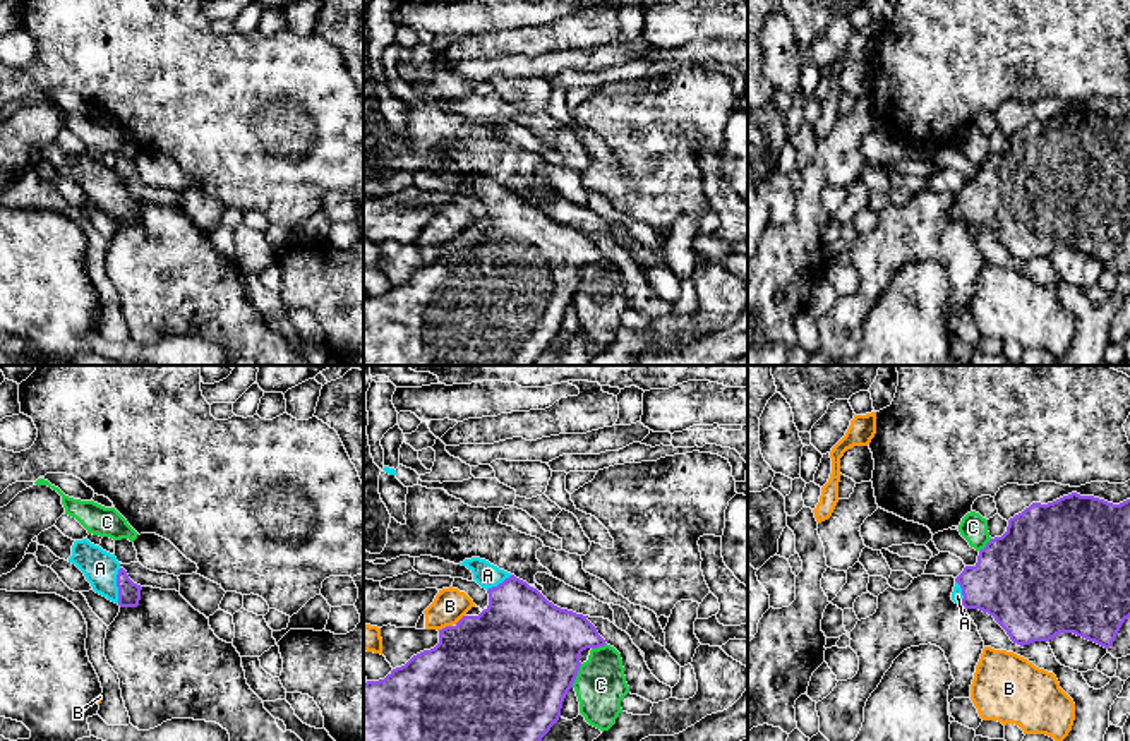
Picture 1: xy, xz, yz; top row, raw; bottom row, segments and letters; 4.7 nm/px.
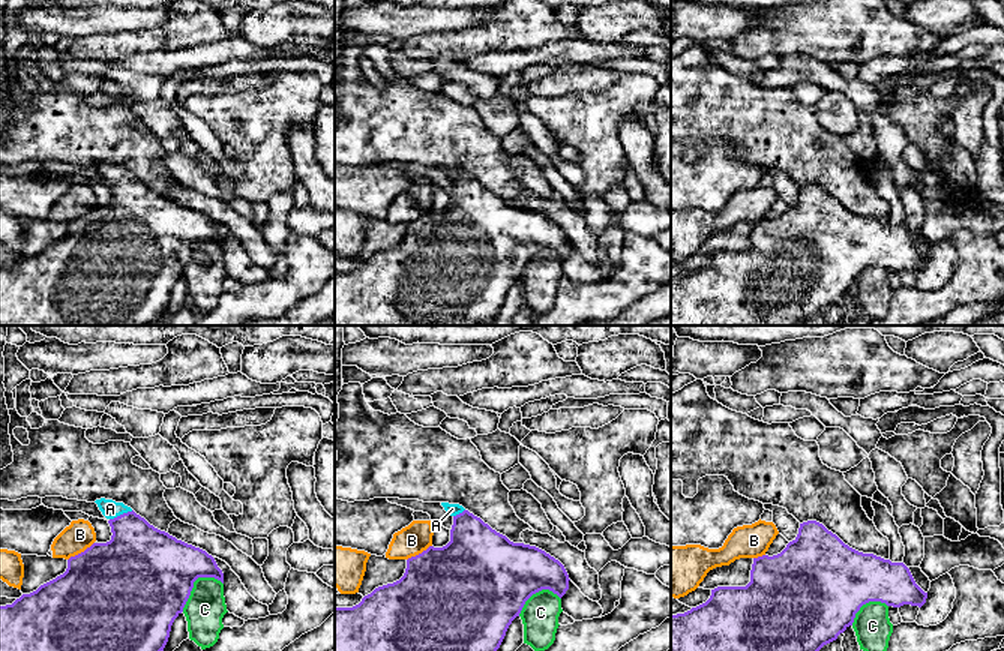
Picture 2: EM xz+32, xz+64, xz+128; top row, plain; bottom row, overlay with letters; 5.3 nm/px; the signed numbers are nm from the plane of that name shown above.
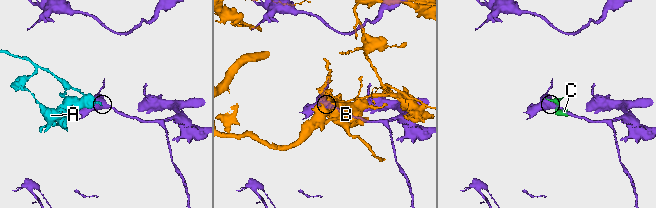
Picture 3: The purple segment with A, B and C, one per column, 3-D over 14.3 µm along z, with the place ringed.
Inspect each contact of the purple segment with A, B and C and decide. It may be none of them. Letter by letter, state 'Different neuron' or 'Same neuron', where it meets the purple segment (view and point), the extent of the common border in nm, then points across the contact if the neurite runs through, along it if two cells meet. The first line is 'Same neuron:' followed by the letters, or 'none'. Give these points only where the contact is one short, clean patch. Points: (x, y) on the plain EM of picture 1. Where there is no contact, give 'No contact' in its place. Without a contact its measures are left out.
Same neuron: A
A: Same neuron. Touches purple at xy (117, 201). Shared border 170 nm. Path across: xy (129, 210), (117, 201), (100, 184)
B: Different neuron. Touches purple at xz (446, 242). Shared border 80 nm
C: Different neuron. Touches purple at xz (577, 290). Shared border 120 nm

